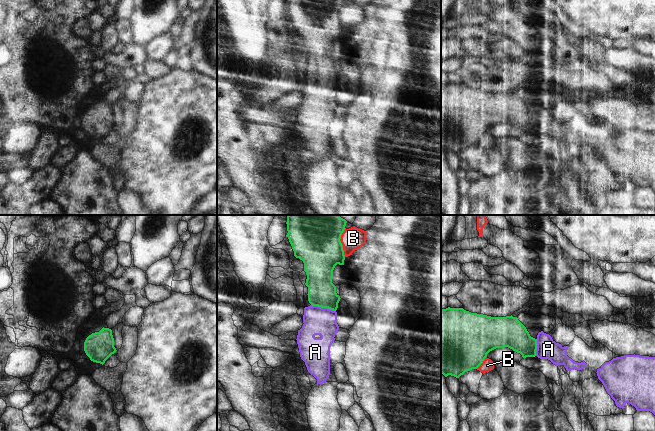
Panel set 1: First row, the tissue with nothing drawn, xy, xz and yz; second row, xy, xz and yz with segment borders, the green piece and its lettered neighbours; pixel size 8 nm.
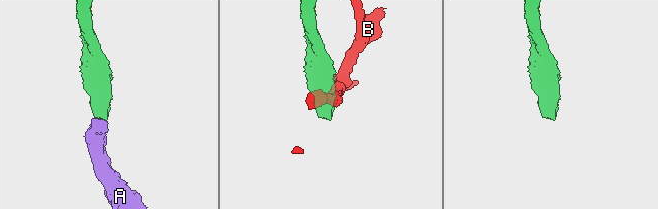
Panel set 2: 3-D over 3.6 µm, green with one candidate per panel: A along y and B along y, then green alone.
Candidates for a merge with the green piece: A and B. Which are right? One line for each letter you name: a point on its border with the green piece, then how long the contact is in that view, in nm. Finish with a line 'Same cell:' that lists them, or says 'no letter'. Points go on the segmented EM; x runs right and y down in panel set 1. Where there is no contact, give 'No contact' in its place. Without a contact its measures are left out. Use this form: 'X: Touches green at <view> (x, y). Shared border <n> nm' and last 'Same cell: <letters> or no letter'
A: Touches green at xz (323, 307). Shared border 200 nm
Same cell: A.

